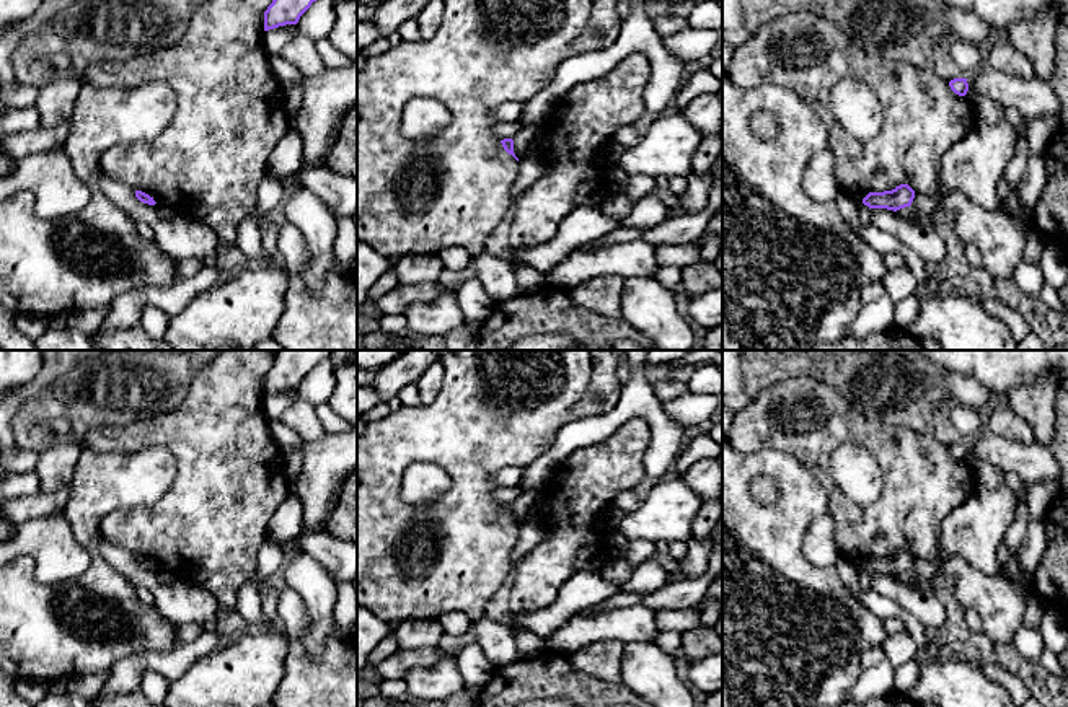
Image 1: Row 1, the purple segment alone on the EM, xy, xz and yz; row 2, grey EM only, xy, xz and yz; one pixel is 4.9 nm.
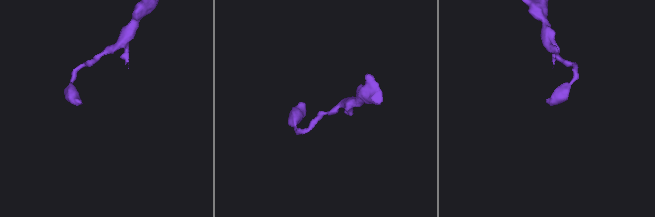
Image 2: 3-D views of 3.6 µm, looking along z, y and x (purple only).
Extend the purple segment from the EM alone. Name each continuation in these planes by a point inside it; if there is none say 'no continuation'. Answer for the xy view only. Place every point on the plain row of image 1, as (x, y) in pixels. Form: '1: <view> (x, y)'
no continuation

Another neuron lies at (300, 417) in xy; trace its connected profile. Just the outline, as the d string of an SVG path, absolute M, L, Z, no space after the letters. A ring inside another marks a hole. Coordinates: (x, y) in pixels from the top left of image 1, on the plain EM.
M300 397L280 414L279 420L307 441L324 435L315 407Z

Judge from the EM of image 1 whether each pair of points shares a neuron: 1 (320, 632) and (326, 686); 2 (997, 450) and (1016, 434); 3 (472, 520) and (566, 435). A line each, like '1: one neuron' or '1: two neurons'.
1: two neurons
2: two neurons
3: two neurons

